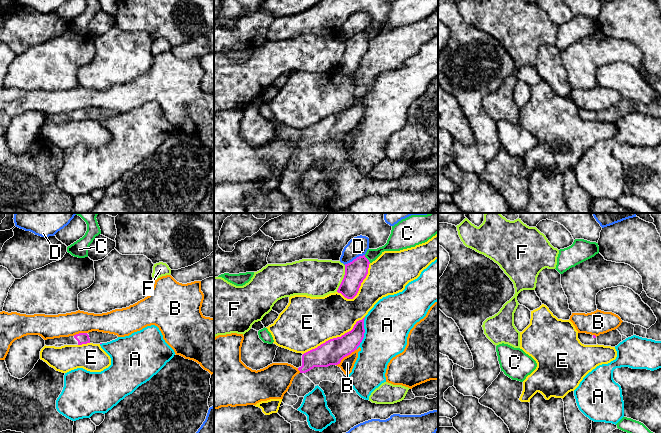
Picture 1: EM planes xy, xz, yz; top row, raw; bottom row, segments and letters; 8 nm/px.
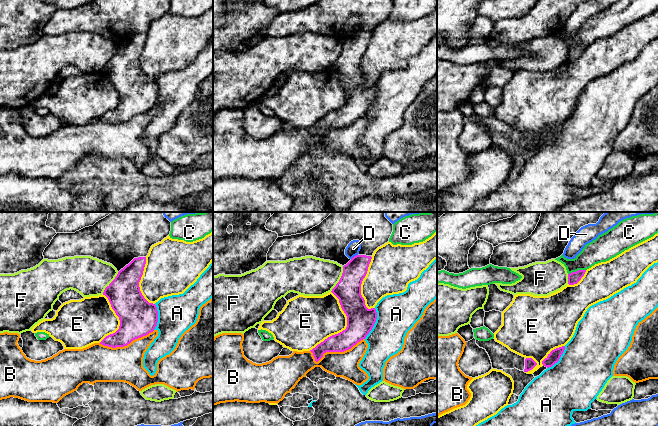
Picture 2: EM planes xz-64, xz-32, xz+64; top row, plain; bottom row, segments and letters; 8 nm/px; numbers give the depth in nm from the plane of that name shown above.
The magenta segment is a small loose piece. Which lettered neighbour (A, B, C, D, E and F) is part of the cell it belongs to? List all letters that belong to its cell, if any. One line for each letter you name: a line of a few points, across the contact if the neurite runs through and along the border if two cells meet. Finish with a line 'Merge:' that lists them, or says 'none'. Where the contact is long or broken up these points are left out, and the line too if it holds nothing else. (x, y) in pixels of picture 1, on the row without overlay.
Merge: none

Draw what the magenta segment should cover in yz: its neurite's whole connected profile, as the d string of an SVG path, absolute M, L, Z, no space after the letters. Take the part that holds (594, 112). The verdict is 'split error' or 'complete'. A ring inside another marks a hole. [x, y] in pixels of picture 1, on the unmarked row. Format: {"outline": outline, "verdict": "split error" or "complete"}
{"outline": "M578 109L578 115L584 121L597 121L597 113L595 111Z", "verdict": "split error"}

